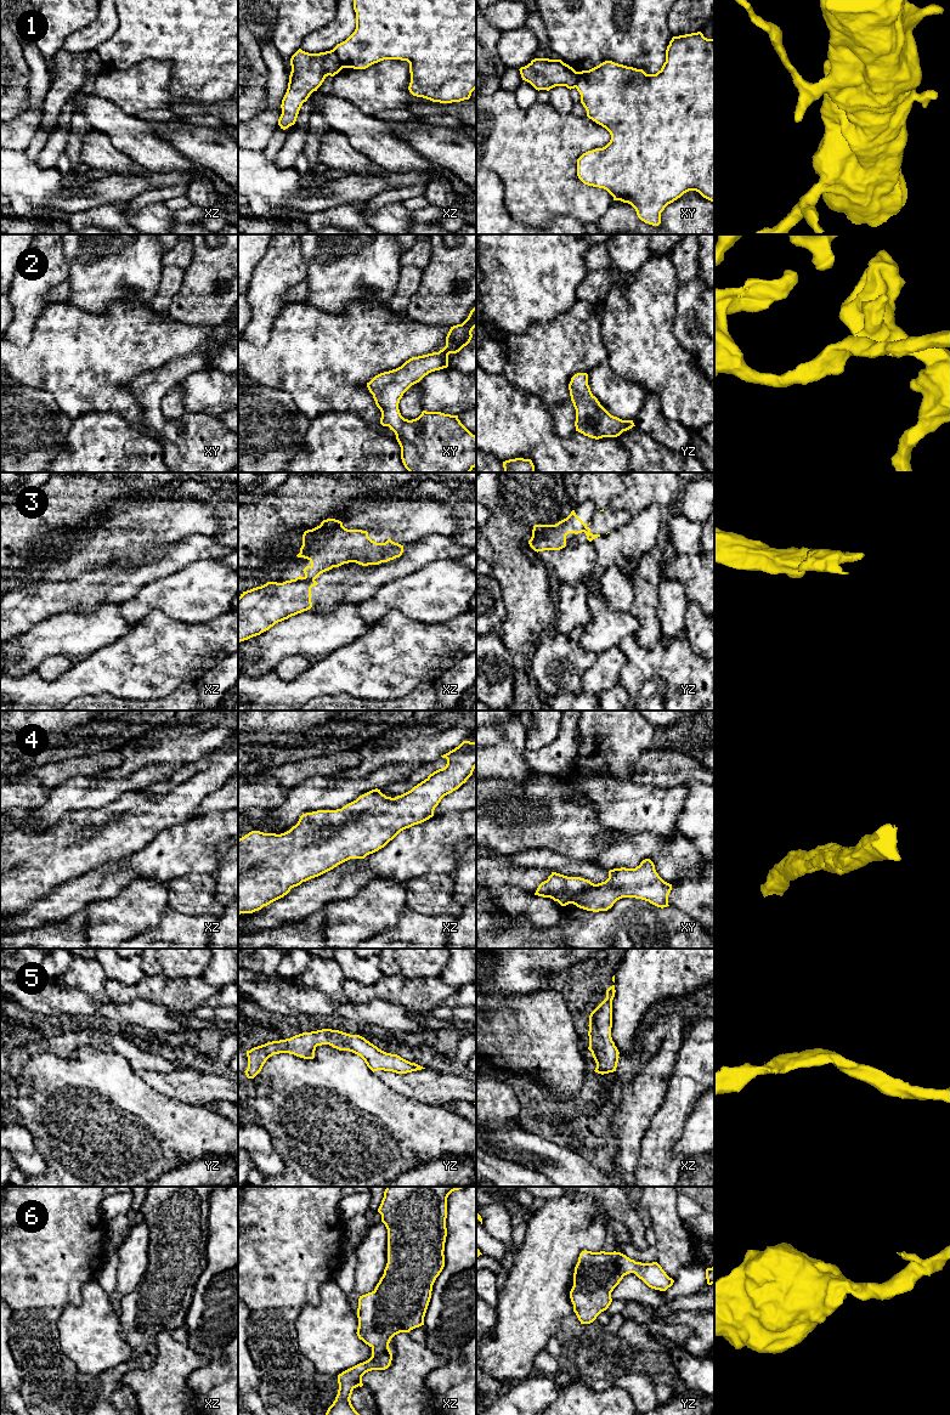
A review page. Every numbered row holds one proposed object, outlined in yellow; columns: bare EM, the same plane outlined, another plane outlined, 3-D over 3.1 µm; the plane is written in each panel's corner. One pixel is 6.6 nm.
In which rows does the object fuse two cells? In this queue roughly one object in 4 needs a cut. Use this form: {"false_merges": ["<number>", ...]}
{"false_merges": ["1", "3"]}

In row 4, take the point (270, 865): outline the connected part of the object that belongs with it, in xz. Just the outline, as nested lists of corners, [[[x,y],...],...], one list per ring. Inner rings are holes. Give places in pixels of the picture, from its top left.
[[[463,741],[458,747],[441,755],[447,759],[445,768],[430,774],[411,791],[395,798],[386,797],[380,789],[372,789],[356,800],[337,810],[317,810],[302,814],[289,831],[276,834],[251,831],[238,839],[238,915],[253,913],[287,895],[292,888],[318,877],[350,859],[364,859],[384,848],[401,831],[422,823],[434,816],[441,799],[458,789],[476,768],[476,742]]]

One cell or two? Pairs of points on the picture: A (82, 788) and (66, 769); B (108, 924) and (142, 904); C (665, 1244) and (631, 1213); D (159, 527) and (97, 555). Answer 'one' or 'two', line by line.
A: two
B: one
C: two
D: one

